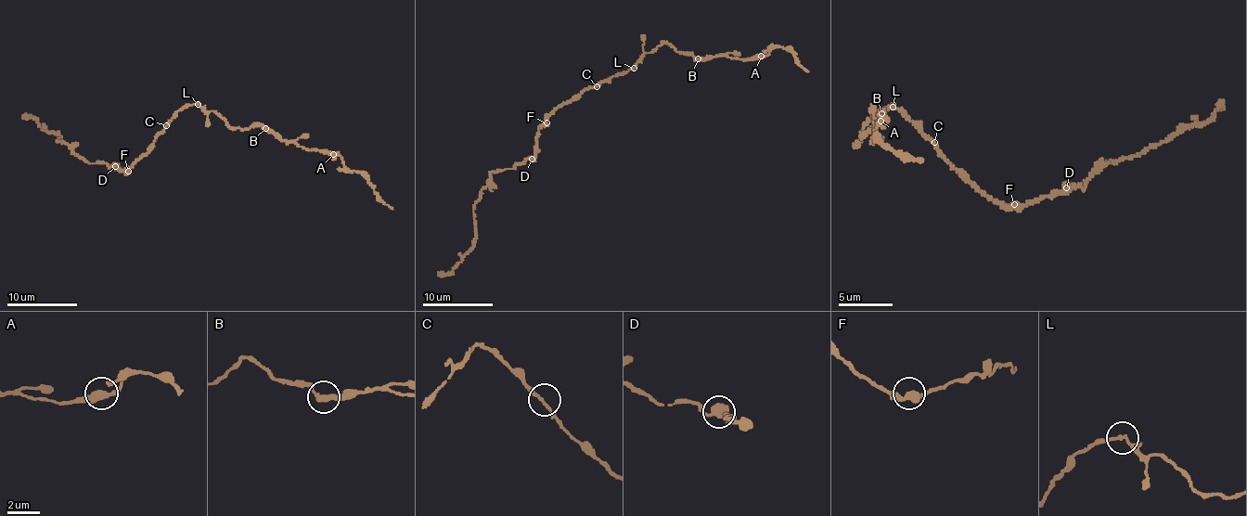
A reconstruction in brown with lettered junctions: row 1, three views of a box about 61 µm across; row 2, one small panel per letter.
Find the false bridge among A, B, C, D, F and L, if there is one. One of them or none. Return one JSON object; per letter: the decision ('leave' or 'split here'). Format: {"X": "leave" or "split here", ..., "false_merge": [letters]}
{"A": "leave", "B": "leave", "C": "leave", "D": "leave", "F": "leave", "L": "leave", "false_merge": []}

